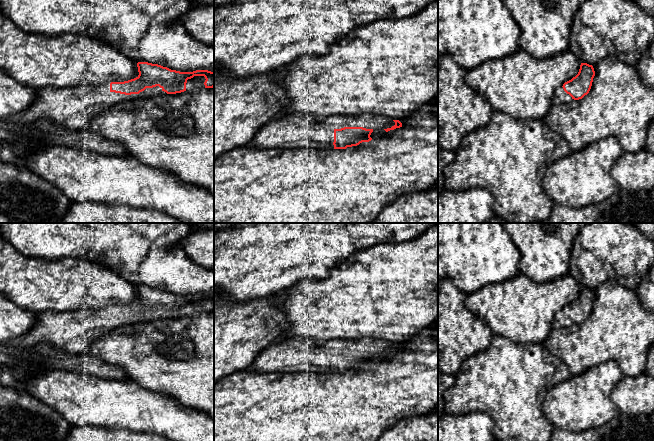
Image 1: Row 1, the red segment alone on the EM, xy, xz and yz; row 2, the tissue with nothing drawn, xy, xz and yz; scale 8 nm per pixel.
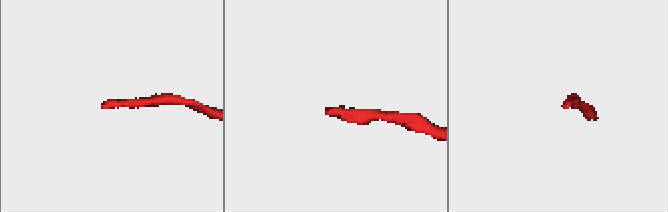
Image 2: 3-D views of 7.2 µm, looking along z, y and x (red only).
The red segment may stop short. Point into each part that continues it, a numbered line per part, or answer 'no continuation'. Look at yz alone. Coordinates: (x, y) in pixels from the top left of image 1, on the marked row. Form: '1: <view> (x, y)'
1: yz (560, 97)

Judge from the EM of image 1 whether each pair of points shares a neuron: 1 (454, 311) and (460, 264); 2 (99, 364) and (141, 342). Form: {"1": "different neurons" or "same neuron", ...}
{"1": "different neurons", "2": "different neurons"}

